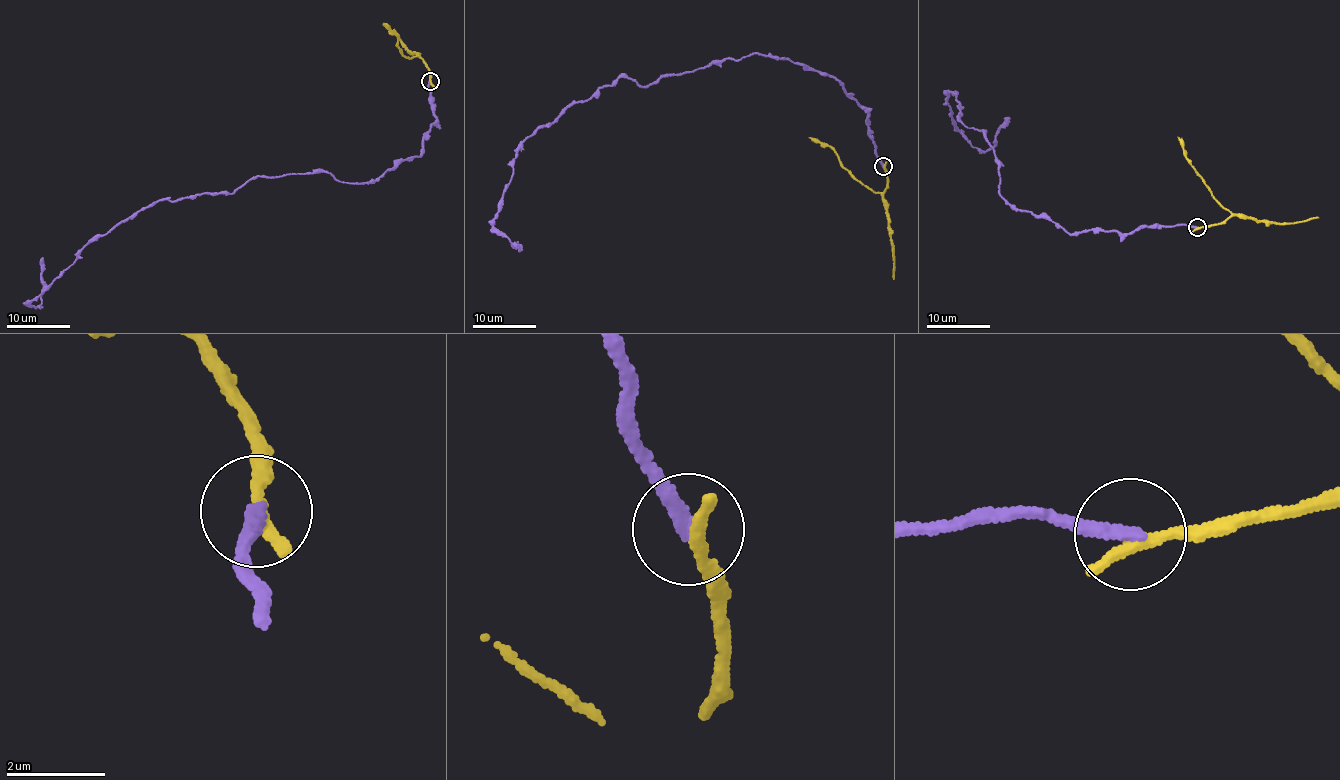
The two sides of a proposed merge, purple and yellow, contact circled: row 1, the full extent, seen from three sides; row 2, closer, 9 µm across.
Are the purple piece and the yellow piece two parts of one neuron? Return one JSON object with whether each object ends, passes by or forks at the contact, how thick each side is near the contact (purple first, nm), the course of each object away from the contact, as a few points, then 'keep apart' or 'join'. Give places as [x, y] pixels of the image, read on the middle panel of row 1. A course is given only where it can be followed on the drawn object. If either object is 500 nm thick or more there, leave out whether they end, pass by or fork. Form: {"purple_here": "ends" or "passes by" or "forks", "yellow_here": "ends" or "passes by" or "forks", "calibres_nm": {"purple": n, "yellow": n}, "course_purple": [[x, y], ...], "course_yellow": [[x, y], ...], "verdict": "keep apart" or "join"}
{"purple_here": "ends", "yellow_here": "ends", "calibres_nm": {"purple": 280, "yellow": 280}, "course_purple": [[883, 165], [844, 85], [779, 58], [616, 78], [523, 140], [494, 224], [514, 245]], "course_yellow": [[883, 166], [885, 190], [873, 192], [842, 166], [827, 144], [808, 137]], "verdict": "keep apart"}

